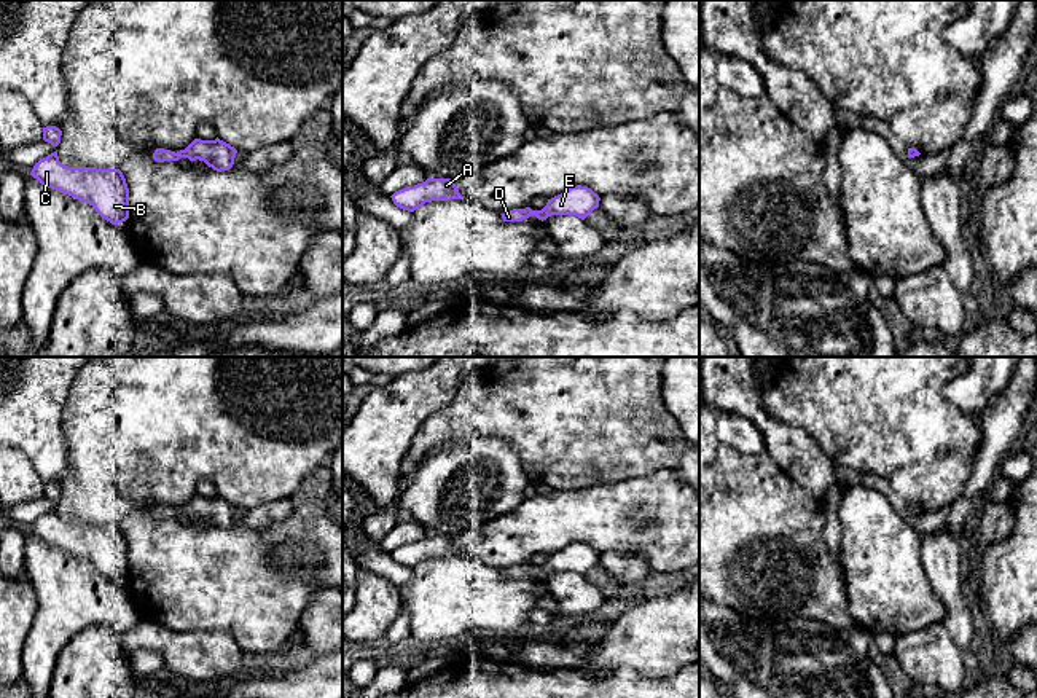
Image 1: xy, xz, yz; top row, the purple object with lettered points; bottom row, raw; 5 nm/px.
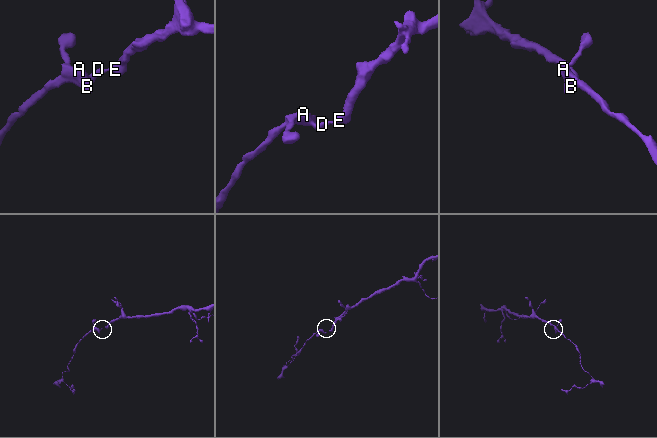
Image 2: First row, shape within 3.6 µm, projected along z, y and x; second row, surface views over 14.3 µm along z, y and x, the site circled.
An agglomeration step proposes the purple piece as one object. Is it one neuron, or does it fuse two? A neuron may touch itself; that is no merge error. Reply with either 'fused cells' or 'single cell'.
single cell

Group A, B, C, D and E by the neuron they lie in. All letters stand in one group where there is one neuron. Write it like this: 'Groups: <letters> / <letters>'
Groups: A B C D E

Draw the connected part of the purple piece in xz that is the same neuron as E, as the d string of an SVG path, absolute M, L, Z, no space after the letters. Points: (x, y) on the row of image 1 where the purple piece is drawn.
M570 186L564 193L548 199L546 206L542 210L513 209L507 214L502 214L505 222L522 222L530 215L535 215L538 220L546 220L551 215L577 215L585 220L594 209L599 207L601 198L588 186Z

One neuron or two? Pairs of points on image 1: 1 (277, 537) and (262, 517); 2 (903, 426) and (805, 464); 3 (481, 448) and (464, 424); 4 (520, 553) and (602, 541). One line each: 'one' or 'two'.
1: two
2: two
3: two
4: one

